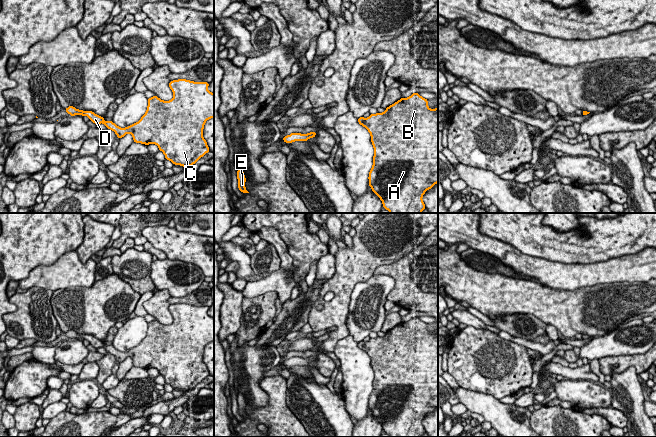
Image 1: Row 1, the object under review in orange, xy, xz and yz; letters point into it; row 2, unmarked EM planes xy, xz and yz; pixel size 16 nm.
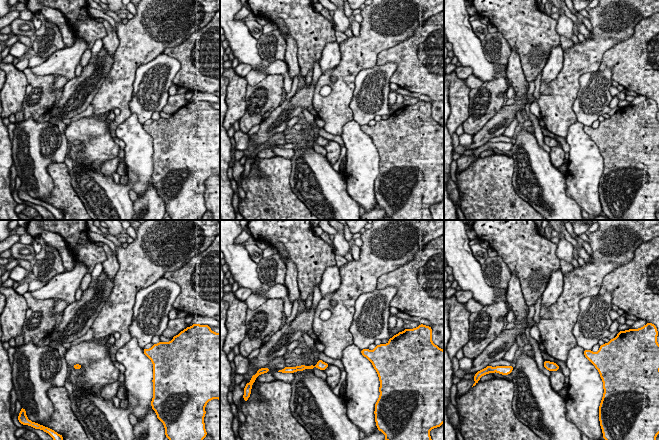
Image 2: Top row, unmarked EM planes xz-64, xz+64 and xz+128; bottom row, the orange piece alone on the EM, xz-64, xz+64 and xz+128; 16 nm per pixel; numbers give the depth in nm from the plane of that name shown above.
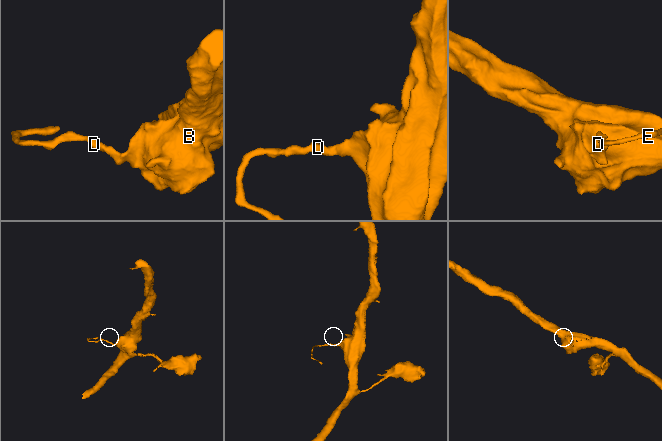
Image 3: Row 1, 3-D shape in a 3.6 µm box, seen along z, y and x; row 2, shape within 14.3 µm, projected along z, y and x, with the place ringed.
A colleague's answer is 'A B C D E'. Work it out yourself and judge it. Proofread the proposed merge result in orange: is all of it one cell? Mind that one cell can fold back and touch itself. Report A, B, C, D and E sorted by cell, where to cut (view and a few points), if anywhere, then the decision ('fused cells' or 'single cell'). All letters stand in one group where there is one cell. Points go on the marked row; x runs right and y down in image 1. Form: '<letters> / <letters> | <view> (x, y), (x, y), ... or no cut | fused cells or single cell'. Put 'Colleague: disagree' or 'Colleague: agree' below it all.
A B C D E | no cut | single cell
Colleague: agree

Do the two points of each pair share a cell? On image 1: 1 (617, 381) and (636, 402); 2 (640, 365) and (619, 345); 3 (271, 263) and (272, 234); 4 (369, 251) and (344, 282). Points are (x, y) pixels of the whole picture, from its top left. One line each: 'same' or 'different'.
1: same
2: different
3: different
4: same

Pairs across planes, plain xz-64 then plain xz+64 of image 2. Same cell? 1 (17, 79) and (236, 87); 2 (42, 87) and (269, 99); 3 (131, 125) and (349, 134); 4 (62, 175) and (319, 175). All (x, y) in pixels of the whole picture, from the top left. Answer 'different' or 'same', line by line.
1: same
2: same
3: same
4: different

